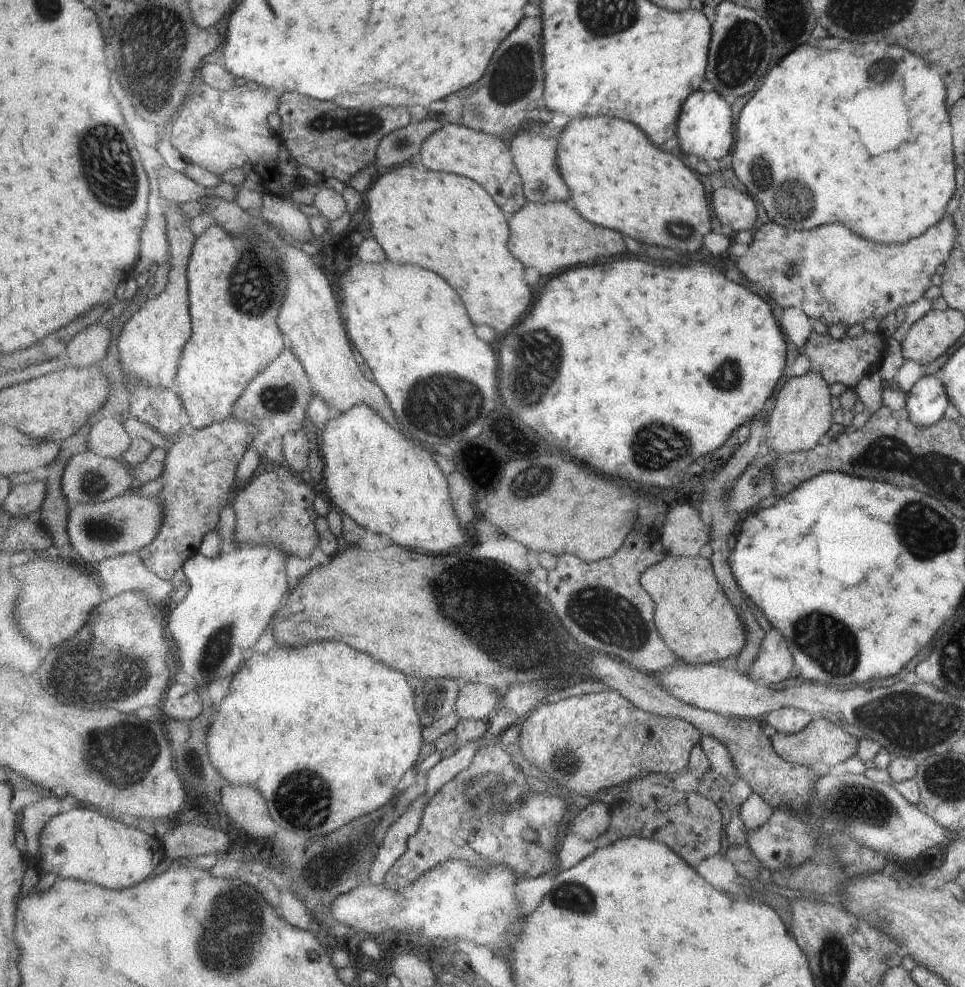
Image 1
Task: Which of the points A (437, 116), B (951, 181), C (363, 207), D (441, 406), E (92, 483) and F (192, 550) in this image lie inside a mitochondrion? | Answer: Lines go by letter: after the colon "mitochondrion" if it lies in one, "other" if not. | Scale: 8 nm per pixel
A: other
B: other
C: other
D: mitochondrion
E: mitochondrion
F: other

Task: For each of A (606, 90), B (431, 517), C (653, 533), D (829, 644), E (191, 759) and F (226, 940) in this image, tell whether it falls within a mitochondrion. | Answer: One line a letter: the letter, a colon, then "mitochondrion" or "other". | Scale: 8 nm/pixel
A: other
B: other
C: other
D: mitochondrion
E: other
F: mitochondrion

